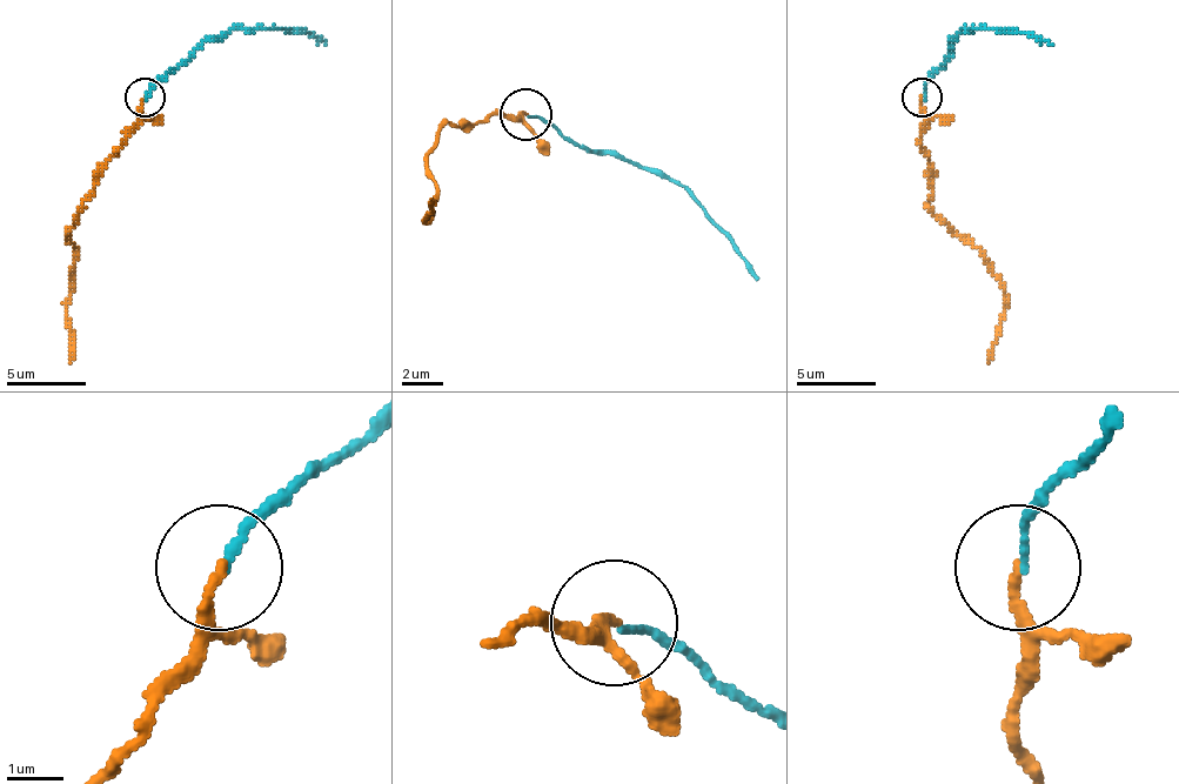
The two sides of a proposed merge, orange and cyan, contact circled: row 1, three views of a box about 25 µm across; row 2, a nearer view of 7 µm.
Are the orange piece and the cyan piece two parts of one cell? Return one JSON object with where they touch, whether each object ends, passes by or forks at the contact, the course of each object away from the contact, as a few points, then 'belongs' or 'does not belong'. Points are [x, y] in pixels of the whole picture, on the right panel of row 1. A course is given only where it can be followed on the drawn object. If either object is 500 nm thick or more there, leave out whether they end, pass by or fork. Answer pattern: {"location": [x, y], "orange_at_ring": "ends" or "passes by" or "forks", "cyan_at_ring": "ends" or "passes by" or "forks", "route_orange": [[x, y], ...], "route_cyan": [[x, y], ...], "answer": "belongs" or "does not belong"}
{"location": [922, 96], "orange_at_ring": "ends", "cyan_at_ring": "ends", "route_orange": [[920, 96], [929, 203], [965, 235], [1004, 292], [1004, 319], [989, 363]], "route_cyan": [[925, 96], [952, 40], [965, 28], [1012, 28], [1052, 45]], "answer": "belongs"}

